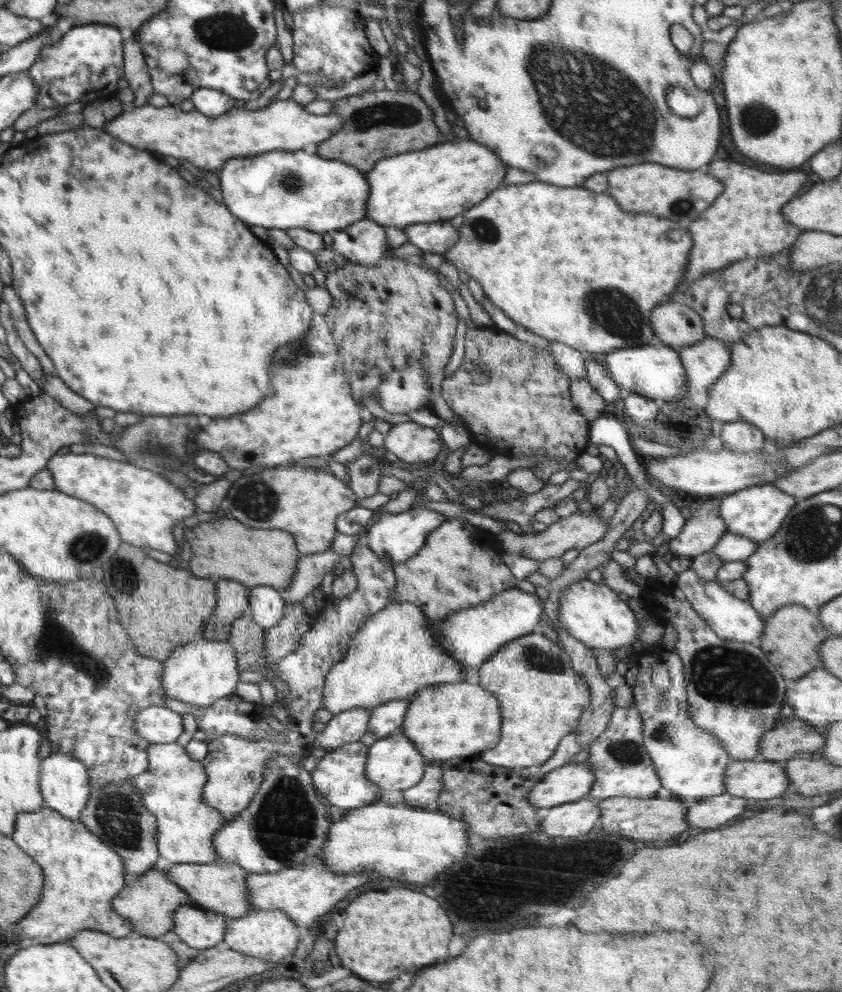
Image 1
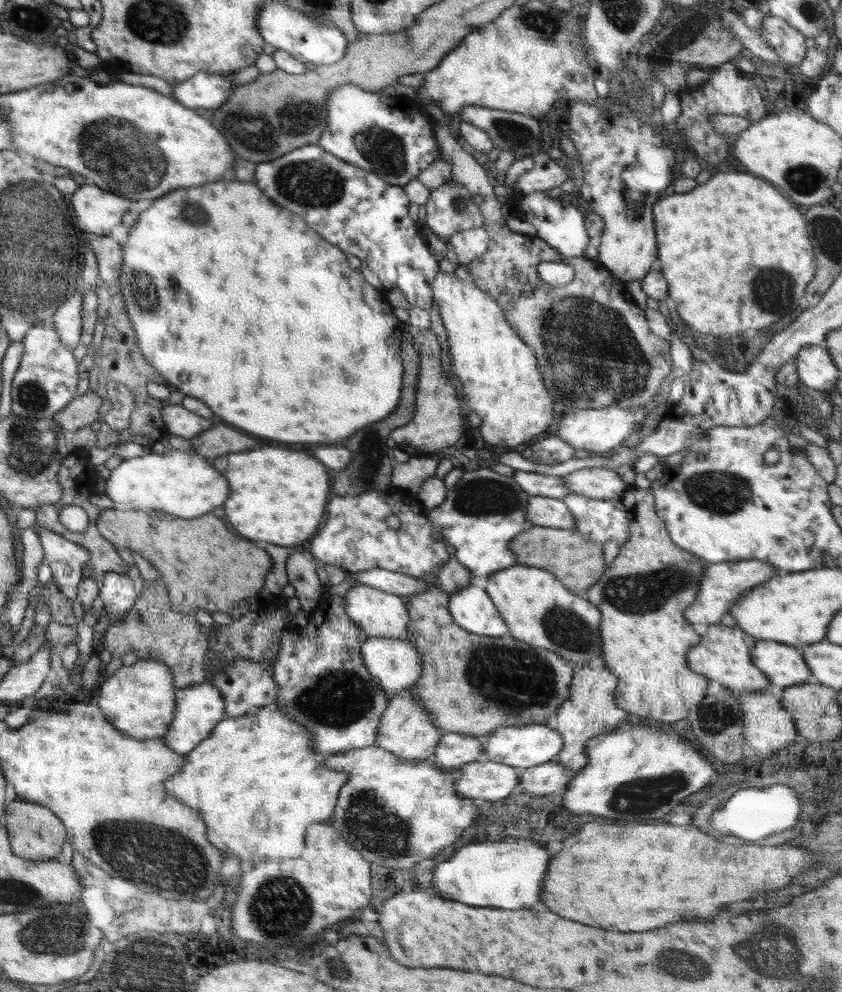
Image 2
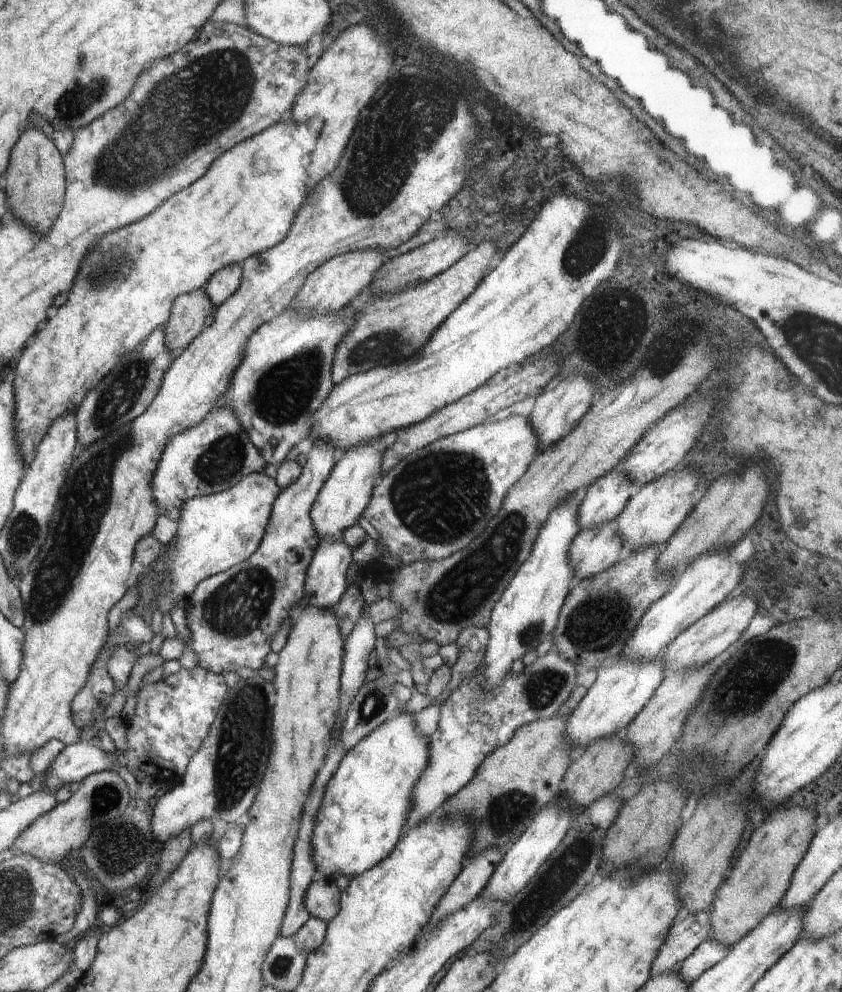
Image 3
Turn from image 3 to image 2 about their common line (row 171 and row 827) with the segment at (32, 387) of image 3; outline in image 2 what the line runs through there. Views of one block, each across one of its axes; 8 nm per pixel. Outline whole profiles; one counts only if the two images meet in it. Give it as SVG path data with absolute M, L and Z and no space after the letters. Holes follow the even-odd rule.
M264 705L260 709L242 716L222 719L214 726L212 734L206 740L202 740L189 755L184 755L184 757L186 757L186 764L174 776L171 776L164 782L164 789L166 789L168 794L174 796L174 798L177 798L184 804L188 804L188 807L202 812L202 819L206 822L208 841L218 847L220 851L224 851L224 858L234 857L232 854L236 854L236 856L240 856L238 859L240 862L244 862L244 864L248 864L248 862L258 864L258 862L262 862L266 858L276 858L276 856L278 858L284 858L284 856L299 857L305 848L307 828L310 825L322 823L332 816L334 806L336 806L338 800L338 794L340 794L340 788L346 782L349 782L348 778L350 778L350 773L346 771L324 767L322 765L324 758L312 749L312 735L306 731L306 727L302 727L296 721L290 721L282 711L278 711L275 708L275 705Z

